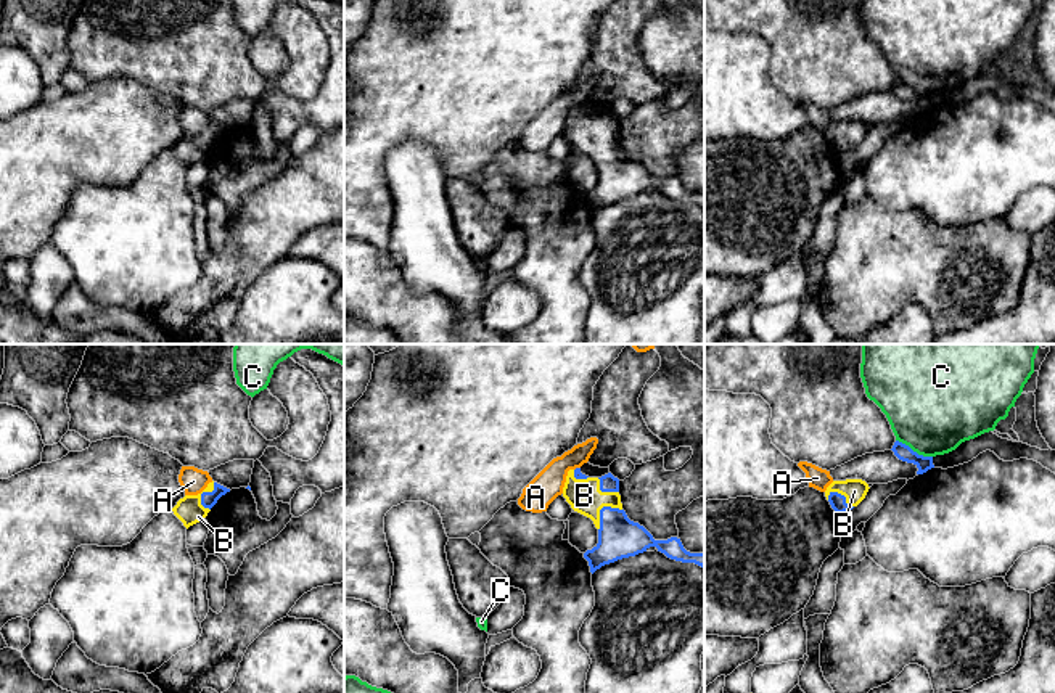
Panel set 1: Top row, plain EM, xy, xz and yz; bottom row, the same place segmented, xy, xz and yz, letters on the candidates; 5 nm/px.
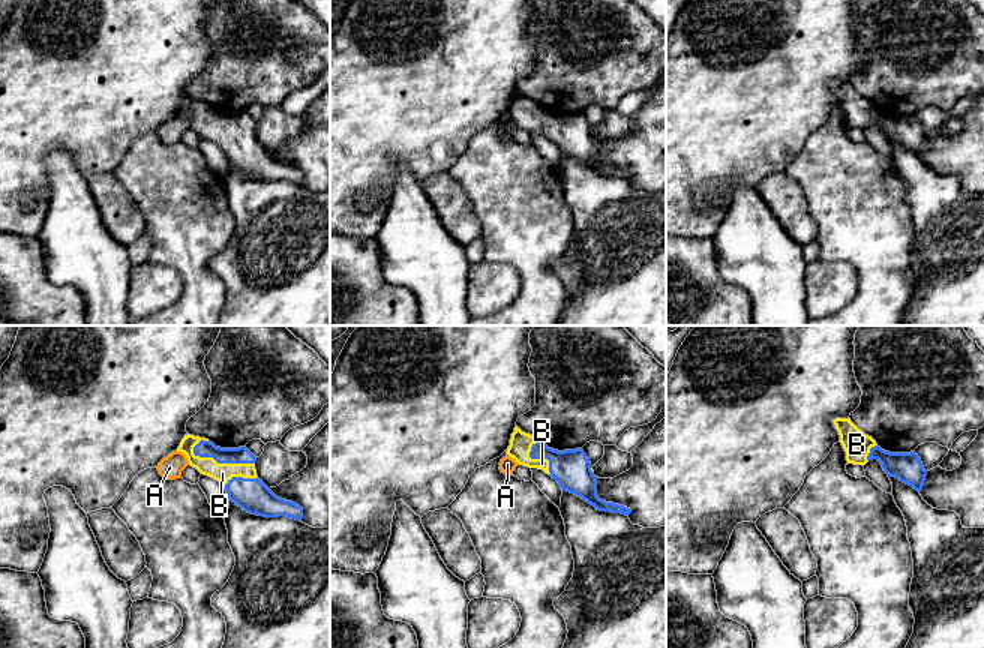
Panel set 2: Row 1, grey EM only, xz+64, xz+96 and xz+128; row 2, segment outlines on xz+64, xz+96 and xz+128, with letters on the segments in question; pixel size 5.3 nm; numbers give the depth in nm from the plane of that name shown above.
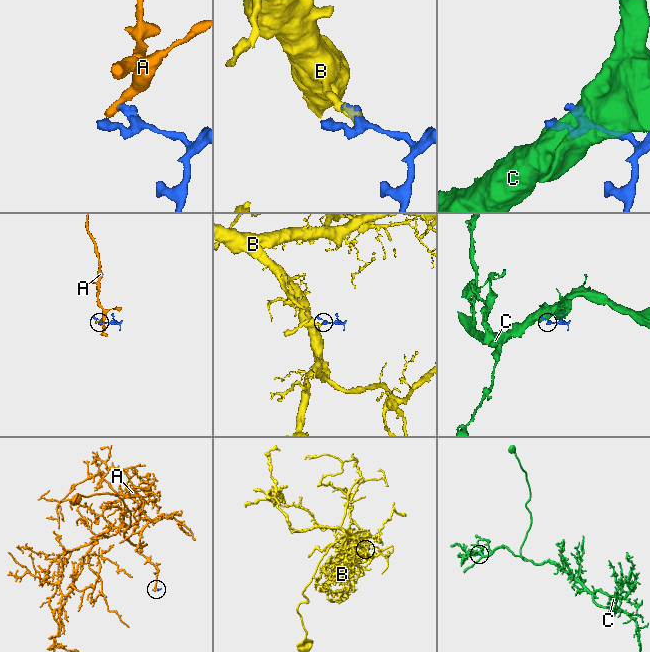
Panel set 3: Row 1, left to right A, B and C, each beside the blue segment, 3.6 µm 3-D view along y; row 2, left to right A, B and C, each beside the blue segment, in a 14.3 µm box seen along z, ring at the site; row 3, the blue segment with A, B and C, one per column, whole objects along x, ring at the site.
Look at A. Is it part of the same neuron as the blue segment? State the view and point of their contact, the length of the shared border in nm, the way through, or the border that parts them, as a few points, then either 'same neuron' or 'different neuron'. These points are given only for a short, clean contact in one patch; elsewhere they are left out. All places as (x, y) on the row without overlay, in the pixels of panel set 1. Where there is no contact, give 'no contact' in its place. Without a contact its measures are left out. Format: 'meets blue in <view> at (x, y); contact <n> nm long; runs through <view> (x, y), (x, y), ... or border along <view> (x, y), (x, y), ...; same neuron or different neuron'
meets blue in xz at (576, 108); contact 40 nm long; border along xz (579, 106), (574, 110); different neuron

